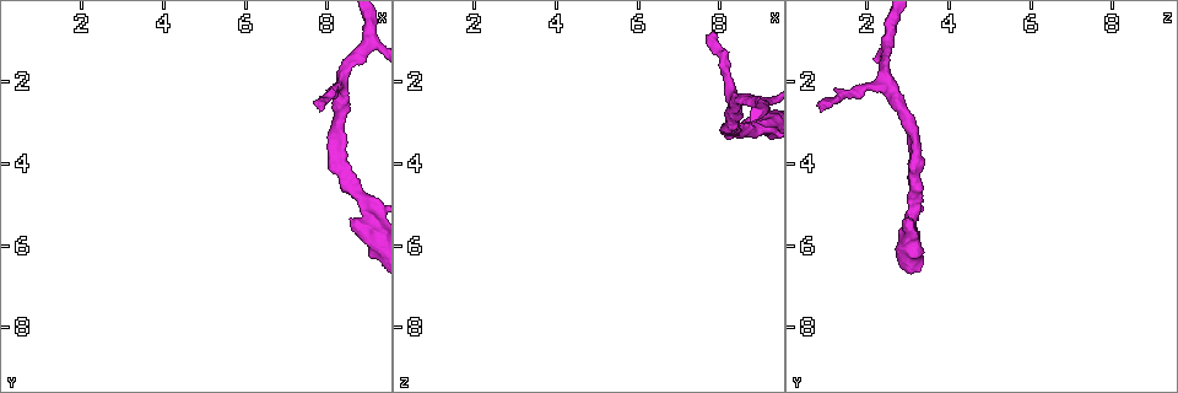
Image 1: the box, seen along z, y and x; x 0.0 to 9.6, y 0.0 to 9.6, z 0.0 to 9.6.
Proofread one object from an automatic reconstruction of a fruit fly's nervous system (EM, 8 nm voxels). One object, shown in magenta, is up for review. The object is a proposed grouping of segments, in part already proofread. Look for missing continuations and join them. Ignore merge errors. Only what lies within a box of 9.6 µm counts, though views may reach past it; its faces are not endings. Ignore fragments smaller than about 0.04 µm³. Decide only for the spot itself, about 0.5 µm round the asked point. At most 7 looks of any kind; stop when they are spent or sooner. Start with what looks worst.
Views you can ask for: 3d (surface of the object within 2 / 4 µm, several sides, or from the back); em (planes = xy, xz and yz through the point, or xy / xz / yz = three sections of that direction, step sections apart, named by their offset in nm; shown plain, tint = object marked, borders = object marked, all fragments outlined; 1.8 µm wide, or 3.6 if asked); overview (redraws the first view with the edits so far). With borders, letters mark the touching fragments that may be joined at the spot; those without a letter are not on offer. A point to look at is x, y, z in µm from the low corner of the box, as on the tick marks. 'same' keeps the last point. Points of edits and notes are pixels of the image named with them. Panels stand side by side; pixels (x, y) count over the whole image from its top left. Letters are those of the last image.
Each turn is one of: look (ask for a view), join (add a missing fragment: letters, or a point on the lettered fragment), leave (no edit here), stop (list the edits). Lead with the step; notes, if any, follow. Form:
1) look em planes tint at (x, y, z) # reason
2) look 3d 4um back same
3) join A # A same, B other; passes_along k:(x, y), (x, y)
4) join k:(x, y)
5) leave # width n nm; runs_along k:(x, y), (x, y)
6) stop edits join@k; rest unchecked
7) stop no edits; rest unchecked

look em planes borders at (7.80, 2.75, 0.85) # branch stops here

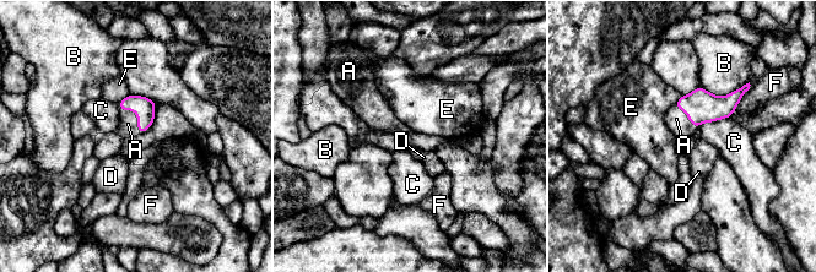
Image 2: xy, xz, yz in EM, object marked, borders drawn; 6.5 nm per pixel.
join A # width 110 nm; A same, B other, C other, D other, E other, F other; passes_along 2:(144, 107), (138, 115), (128, 124); it goes on there

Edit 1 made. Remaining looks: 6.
look em xz step 16 borders at (8.55, 5.35, 3.00)

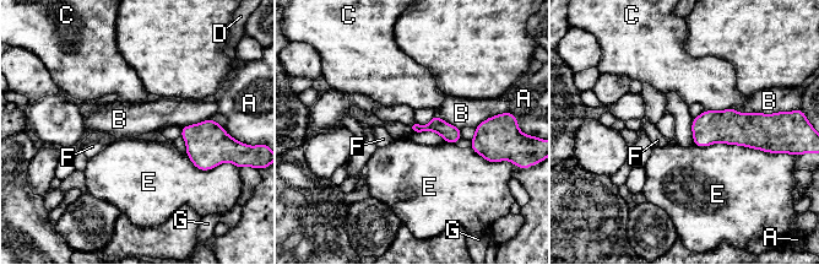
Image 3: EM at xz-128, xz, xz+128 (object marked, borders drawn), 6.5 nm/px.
leave # A other, B other, C other, D other, E other, F other, G other; no lettered fragment goes on from it

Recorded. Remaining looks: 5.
look em planes borders at (8.95, 1.05, 2.45) # sharp bend

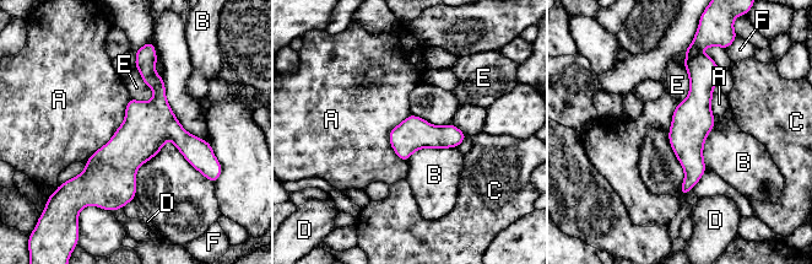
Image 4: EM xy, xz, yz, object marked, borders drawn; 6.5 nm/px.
leave # A other, B other, C other, D other, E other, F other; border 4:(131, 97), (122, 124), (85, 161); none of them fits

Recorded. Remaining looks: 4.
stop edits join@2; rest unchecked

